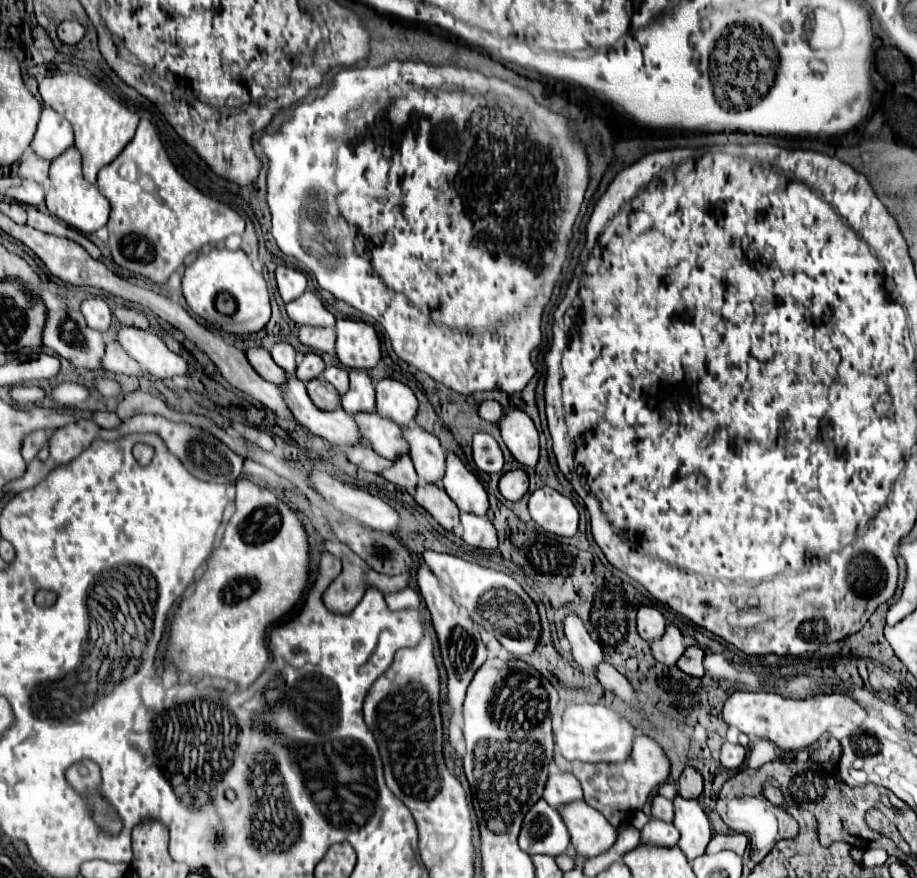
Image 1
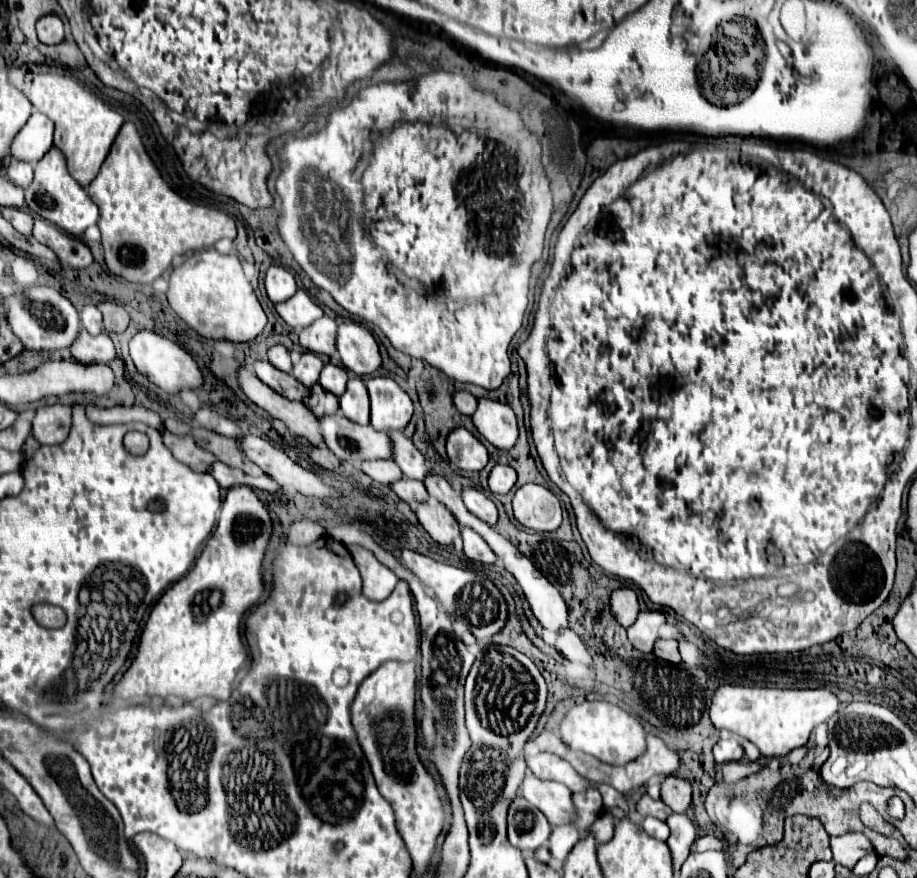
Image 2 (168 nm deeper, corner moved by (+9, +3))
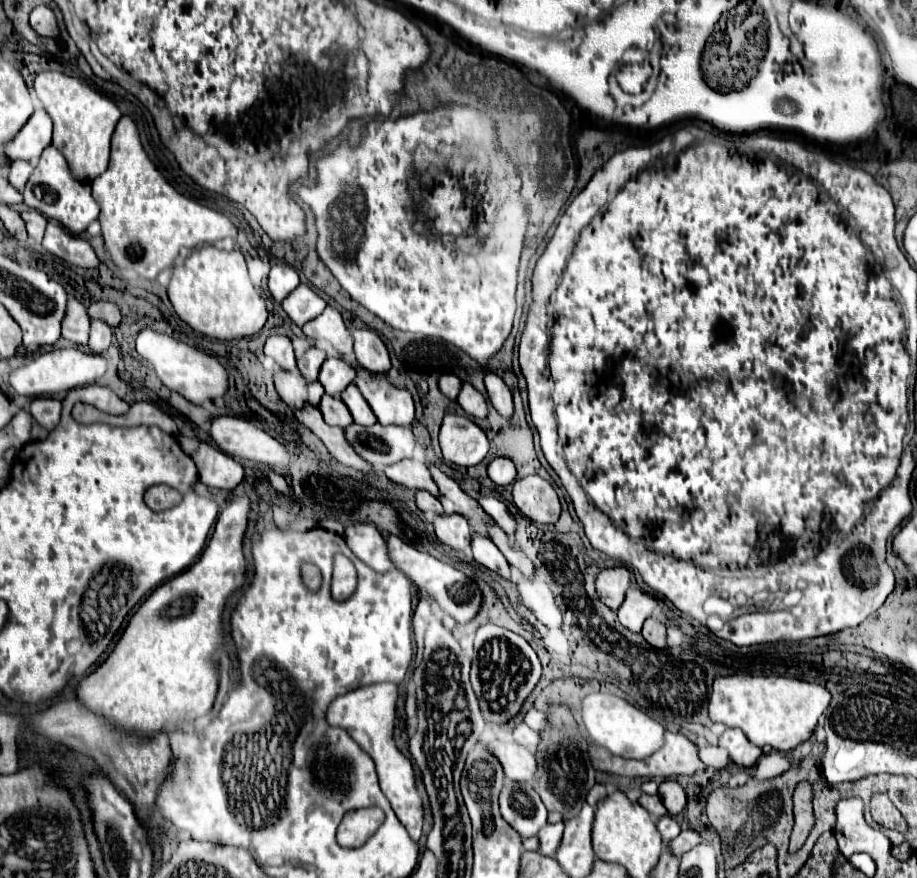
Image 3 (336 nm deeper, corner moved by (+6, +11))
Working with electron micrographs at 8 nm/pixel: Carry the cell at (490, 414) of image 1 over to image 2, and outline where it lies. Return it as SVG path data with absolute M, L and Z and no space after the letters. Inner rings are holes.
M457 391L457 393L453 393L453 405L457 407L459 413L471 415L475 411L475 407L477 407L477 399L467 391Z

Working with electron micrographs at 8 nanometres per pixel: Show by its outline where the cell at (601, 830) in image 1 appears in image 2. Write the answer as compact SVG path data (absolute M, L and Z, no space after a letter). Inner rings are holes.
M527 773L521 785L521 795L533 803L551 825L571 825L575 807L571 801L571 791L565 785L555 781L537 779L533 773Z

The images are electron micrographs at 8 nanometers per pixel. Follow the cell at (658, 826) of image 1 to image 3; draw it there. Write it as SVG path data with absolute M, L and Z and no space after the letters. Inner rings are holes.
M670 815L660 817L660 821L656 825L658 825L658 831L660 831L664 841L672 841L680 833L680 823L674 817L670 817Z

